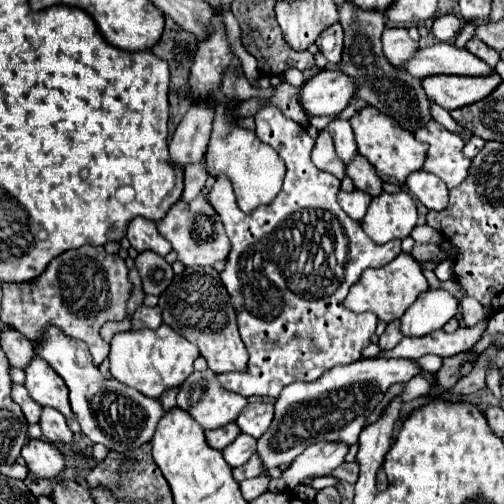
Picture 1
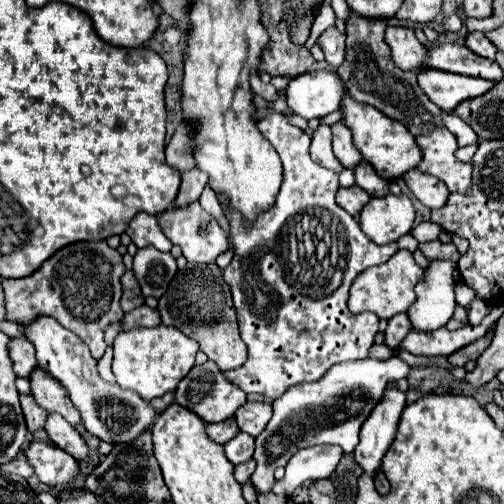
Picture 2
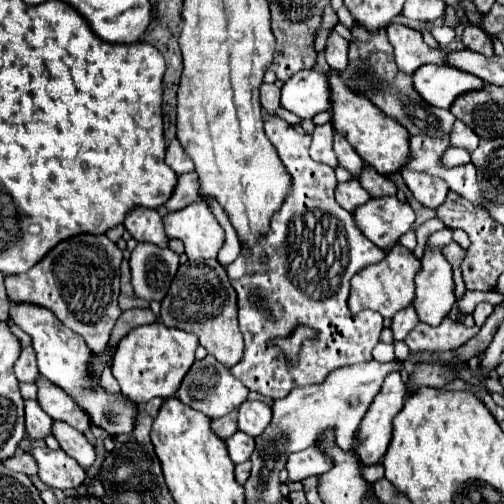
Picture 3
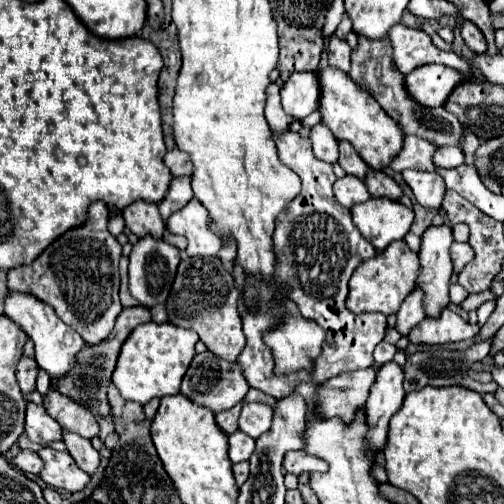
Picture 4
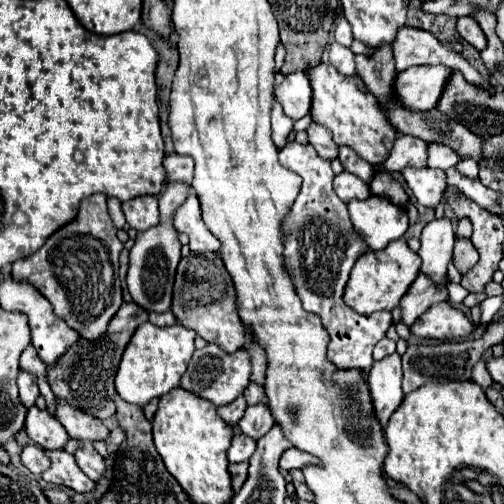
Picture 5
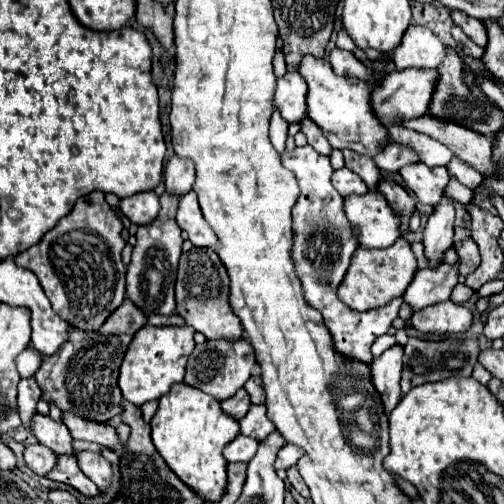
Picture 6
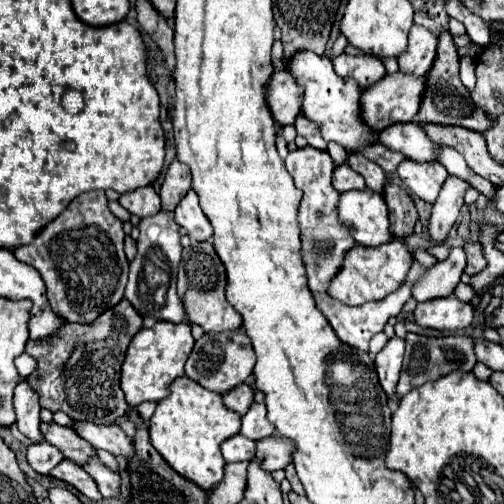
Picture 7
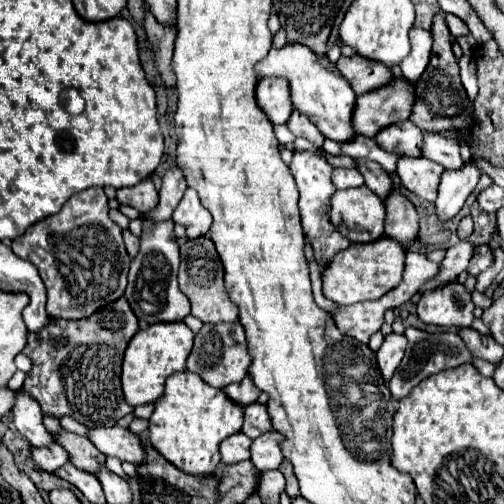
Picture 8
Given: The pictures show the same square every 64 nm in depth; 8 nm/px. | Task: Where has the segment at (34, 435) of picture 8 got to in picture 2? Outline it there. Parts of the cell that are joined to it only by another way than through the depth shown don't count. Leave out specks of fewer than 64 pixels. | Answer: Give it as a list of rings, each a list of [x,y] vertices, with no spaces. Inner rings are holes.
[[[26,336],[10,338],[8,350],[10,350],[10,356],[12,356],[12,364],[14,364],[16,376],[28,378],[32,374],[32,370],[36,368],[36,356],[34,356],[32,342],[28,342]]]

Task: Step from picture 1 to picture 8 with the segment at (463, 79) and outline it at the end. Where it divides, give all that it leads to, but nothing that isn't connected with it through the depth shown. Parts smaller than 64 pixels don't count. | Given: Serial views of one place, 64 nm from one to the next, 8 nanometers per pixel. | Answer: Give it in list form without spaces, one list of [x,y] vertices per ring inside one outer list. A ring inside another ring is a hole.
[[[396,78],[396,84],[388,88],[376,88],[376,92],[360,94],[356,100],[352,126],[358,134],[376,136],[388,124],[408,120],[412,114],[414,84],[406,78]]]

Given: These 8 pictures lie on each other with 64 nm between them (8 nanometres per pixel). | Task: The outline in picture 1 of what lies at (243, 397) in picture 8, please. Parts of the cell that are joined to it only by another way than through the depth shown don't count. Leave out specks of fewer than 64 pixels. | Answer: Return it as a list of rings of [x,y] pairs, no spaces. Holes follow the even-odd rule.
[[[232,422],[232,424],[226,424],[218,430],[208,430],[206,432],[206,442],[216,450],[224,450],[228,444],[232,444],[236,440],[238,434],[240,434],[240,428]]]

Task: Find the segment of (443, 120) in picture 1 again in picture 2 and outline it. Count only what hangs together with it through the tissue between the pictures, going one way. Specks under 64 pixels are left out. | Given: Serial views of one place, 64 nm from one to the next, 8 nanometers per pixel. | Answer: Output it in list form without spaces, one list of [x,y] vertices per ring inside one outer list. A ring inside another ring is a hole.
[[[444,114],[444,126],[456,136],[459,147],[468,146],[468,144],[474,144],[478,140],[478,136],[474,134],[474,130],[464,124],[464,120],[460,120],[458,116],[454,114]]]

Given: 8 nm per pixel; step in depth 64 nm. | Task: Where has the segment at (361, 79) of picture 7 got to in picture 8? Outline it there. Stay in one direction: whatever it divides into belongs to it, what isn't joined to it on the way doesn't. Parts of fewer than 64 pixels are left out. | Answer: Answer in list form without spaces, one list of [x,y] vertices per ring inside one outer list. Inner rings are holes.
[[[350,56],[350,58],[340,58],[336,62],[338,72],[350,82],[352,90],[356,94],[372,92],[388,82],[392,82],[392,72],[384,68],[384,64],[376,64],[376,60],[368,60],[364,56]]]

